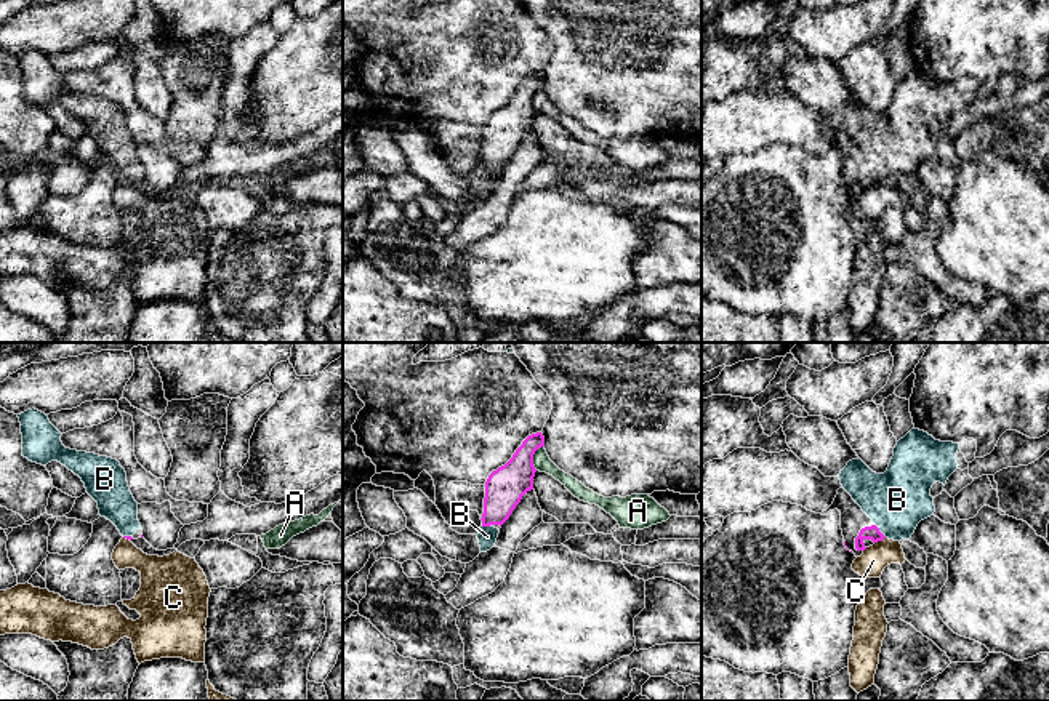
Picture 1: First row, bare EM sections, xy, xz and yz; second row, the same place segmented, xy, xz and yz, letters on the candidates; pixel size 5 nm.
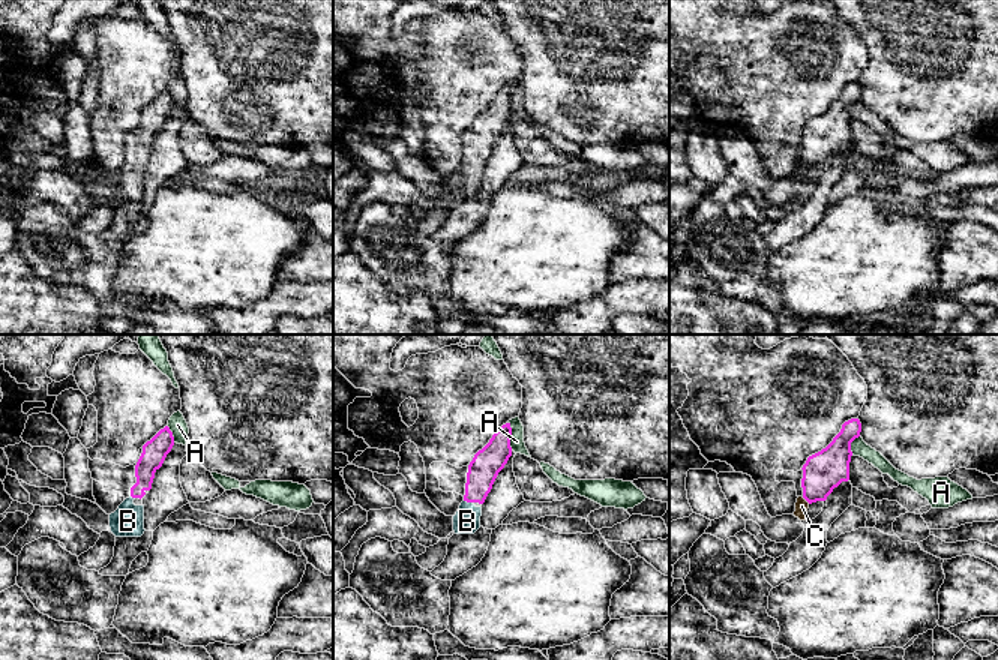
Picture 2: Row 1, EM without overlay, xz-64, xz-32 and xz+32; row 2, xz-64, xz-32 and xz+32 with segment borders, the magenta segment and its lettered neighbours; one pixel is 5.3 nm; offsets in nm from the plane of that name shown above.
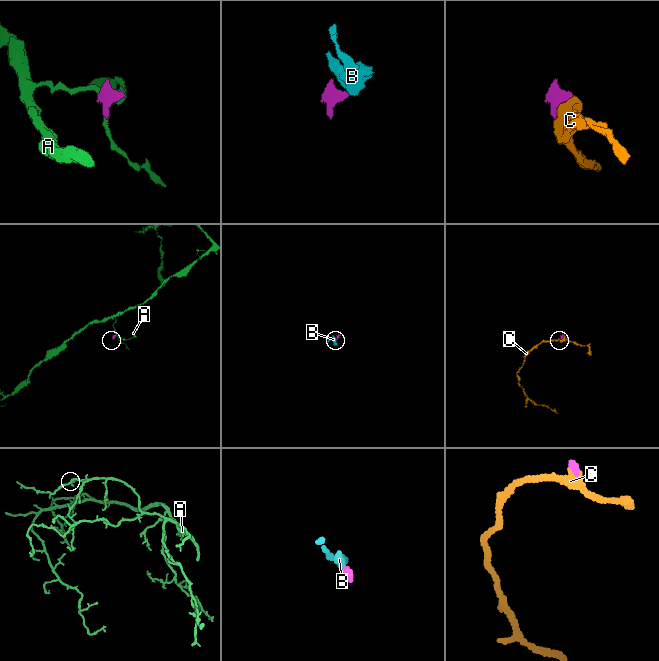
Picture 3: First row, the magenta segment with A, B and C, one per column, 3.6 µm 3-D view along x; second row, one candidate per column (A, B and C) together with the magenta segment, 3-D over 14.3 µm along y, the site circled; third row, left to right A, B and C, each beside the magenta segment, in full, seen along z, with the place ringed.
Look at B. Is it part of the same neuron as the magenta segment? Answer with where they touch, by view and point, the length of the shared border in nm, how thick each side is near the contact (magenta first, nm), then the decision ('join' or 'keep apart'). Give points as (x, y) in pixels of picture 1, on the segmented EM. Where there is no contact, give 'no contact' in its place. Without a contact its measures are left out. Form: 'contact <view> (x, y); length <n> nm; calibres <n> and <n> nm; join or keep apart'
contact yz (878, 530); length 90 nm; calibres 70 and 300 nm; join

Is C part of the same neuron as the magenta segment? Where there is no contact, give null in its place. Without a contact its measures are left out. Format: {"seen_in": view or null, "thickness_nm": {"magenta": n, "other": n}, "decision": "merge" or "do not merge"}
{"seen_in": "yz", "thickness_nm": {"magenta": 70, "other": 140}, "decision": "do not merge"}

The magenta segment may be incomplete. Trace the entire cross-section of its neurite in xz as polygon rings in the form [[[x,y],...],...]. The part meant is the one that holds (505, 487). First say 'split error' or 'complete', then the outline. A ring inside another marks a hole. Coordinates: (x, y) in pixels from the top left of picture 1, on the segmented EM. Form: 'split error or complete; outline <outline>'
split error; outline [[[541,432],[529,435],[516,450],[512,458],[496,471],[493,471],[485,482],[482,527],[477,533],[480,552],[495,547],[501,527],[522,496],[533,490],[533,455],[538,448],[545,447]]]

